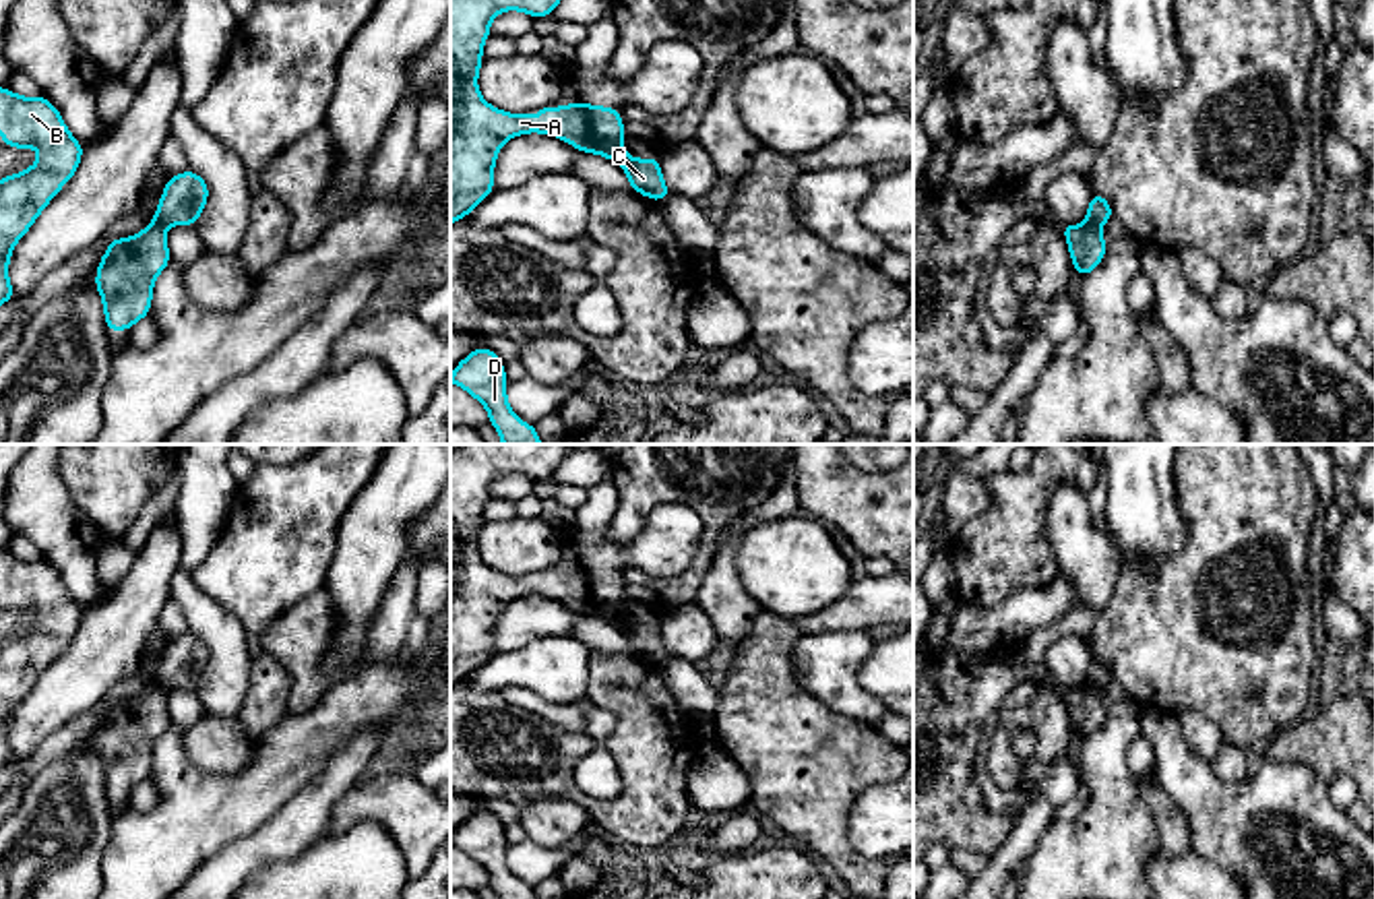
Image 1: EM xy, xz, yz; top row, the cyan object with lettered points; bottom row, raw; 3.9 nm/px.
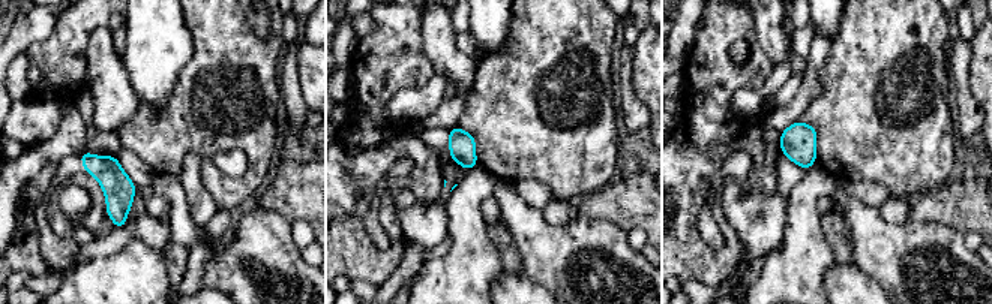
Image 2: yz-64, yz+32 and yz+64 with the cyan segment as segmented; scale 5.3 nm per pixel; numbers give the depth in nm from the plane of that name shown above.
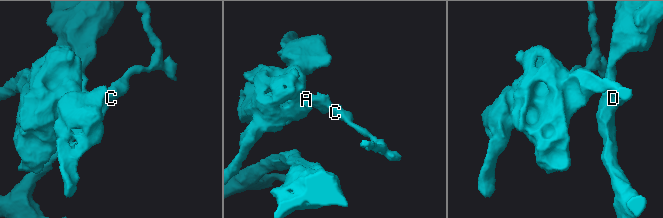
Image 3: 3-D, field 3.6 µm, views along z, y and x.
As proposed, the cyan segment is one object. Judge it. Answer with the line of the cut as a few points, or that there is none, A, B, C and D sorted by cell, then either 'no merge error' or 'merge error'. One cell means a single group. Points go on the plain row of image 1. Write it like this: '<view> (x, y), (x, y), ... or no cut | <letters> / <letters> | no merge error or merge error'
yz (1085, 685), (1098, 693) | A B D / C | merge error

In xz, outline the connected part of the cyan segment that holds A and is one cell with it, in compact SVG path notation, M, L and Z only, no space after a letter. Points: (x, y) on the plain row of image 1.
M461 444L450 451L450 688L494 655L494 626L512 599L550 597L620 628L628 620L616 570L574 564L545 568L537 579L506 577L486 566L475 548L496 477L521 473L541 482L570 453L595 446L603 444Z

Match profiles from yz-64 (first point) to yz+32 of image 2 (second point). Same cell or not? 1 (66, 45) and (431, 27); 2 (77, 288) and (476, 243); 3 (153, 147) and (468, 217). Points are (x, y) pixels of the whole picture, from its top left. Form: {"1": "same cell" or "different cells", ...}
{"1": "different cells", "2": "same cell", "3": "different cells"}

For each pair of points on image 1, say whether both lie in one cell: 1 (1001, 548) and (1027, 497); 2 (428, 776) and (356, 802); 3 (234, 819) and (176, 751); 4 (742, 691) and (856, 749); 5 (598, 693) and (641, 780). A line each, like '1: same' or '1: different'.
1: same
2: different
3: same
4: same
5: same

